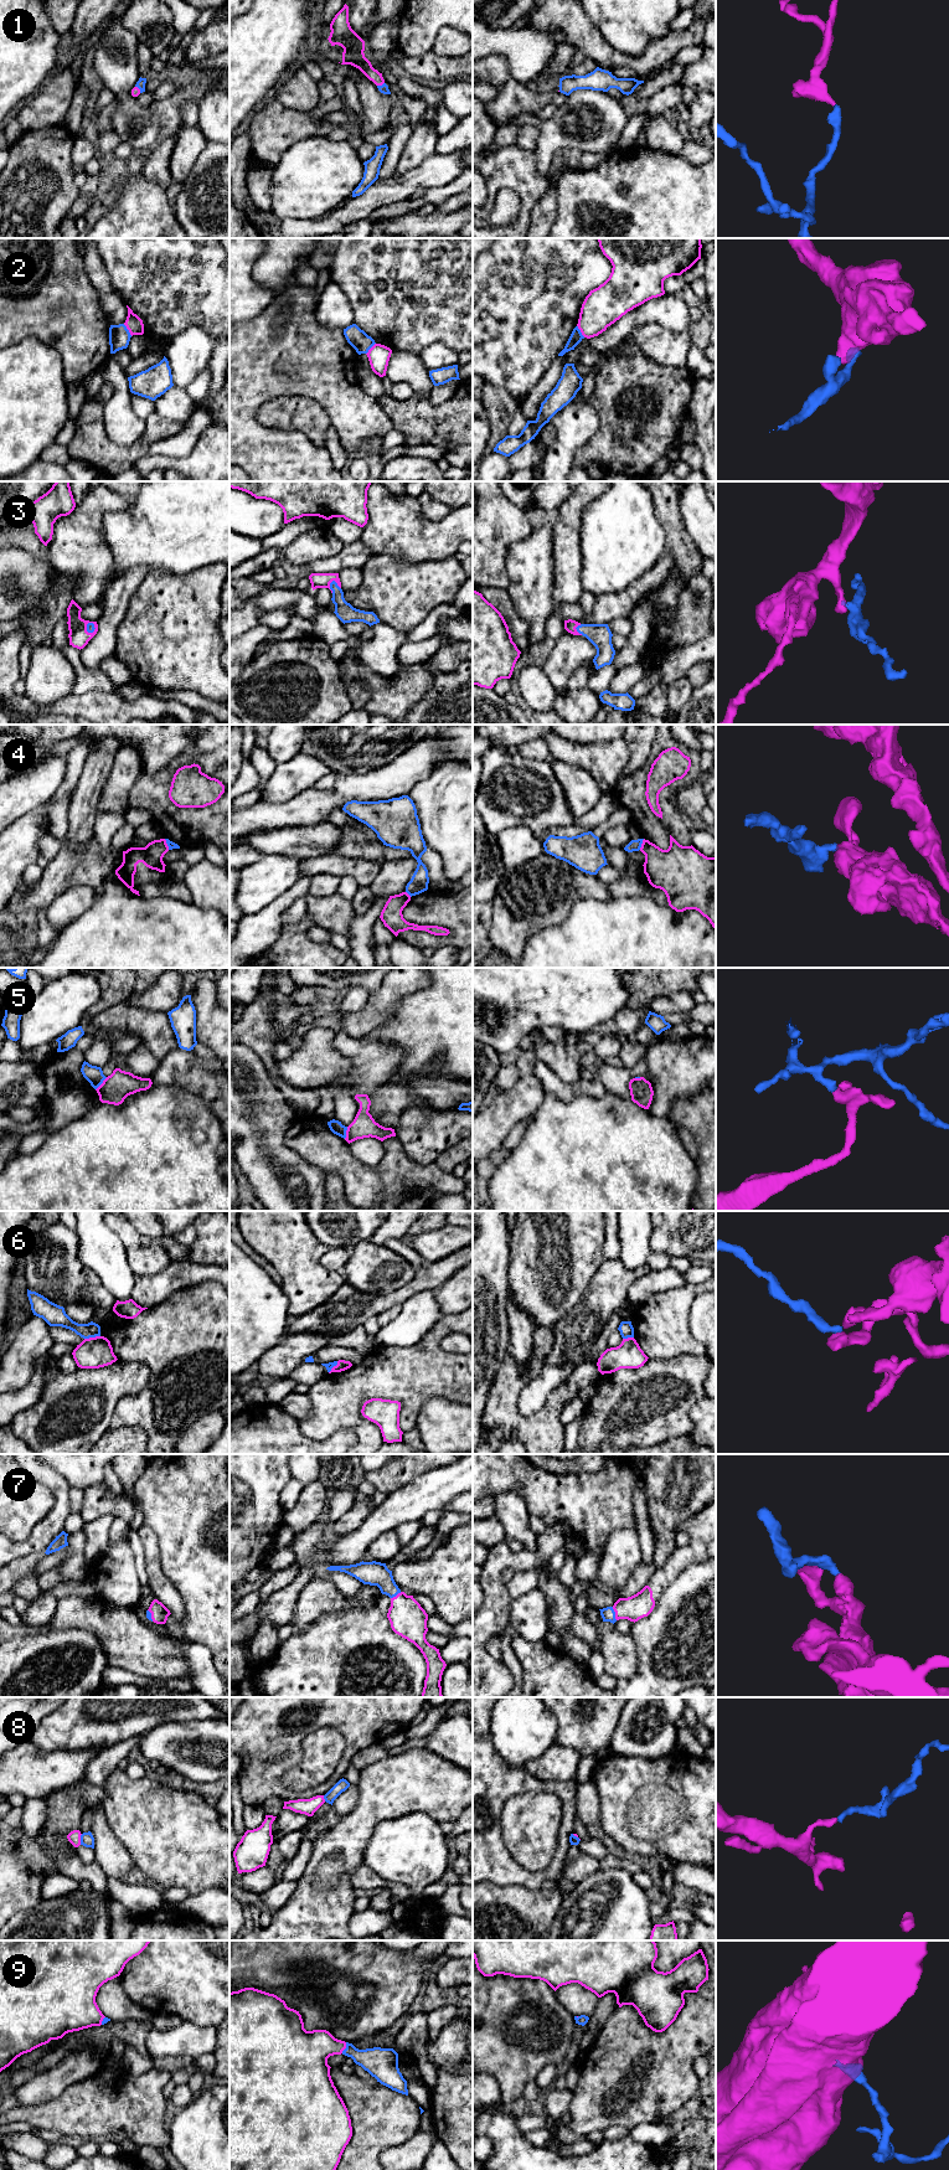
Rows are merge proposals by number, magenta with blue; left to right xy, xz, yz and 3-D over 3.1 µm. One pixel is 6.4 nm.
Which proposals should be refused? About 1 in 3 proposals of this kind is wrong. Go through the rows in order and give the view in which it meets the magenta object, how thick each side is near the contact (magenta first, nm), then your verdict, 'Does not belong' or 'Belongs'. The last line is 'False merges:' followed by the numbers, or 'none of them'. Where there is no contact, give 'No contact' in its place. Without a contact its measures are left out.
1: Touches magenta in xz. Thickness 120 nm (magenta) against 60 nm. Belongs
2: Touches magenta in xy. Thickness 110 nm (magenta) against 140 nm. Does not belong
3: Touches magenta in xz. Thickness 100 nm (magenta) against 120 nm. Belongs
4: Touches magenta in yz. Thickness 280 nm (magenta) against 80 nm. Does not belong
5: Touches magenta in xy. Thickness 180 nm (magenta) against 110 nm. Does not belong
6: Touches magenta in xy. Thickness 200 nm (magenta) against 100 nm. Does not belong
7: Touches magenta in yz. Thickness 160 nm (magenta) against 90 nm. Belongs
8: Touches magenta in xy. Thickness 80 nm (magenta) against 90 nm. Does not belong
9: Touches magenta in xz. Thickness 280 nm (magenta) against 190 nm. Belongs
False merges: 2, 4, 5, 6, 8

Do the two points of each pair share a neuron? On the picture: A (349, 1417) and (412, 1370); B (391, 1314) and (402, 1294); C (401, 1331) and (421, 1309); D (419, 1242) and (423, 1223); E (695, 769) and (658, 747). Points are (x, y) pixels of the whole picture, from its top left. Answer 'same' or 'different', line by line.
A: same
B: different
C: same
D: different
E: same

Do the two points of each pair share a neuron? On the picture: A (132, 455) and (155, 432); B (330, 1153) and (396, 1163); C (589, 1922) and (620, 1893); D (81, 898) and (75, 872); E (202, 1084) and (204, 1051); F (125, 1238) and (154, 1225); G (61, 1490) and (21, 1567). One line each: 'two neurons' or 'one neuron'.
A: one neuron
B: one neuron
C: one neuron
D: two neurons
E: two neurons
F: two neurons
G: two neurons

